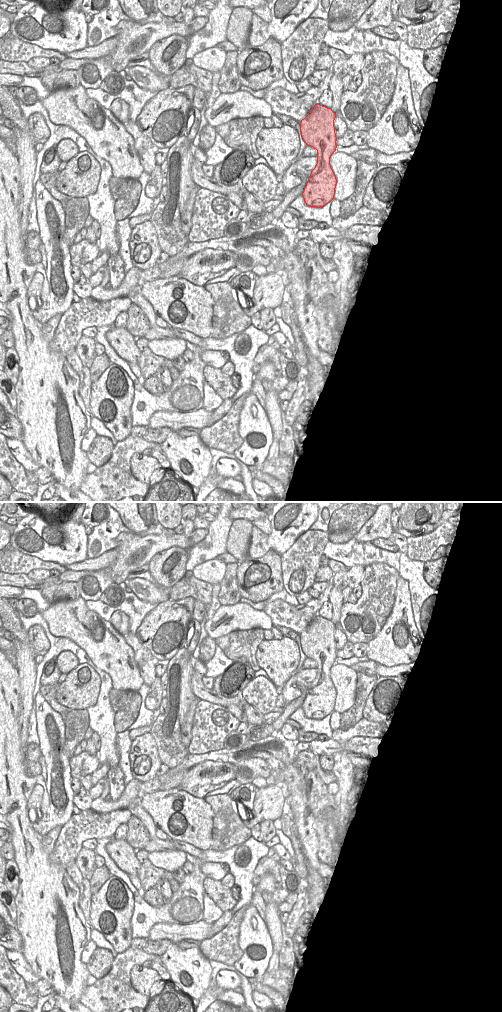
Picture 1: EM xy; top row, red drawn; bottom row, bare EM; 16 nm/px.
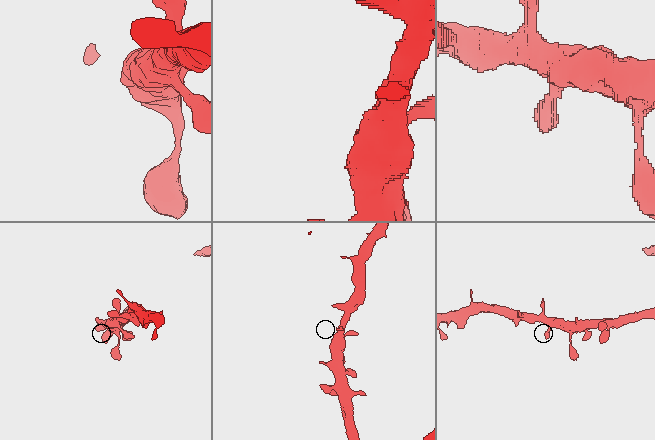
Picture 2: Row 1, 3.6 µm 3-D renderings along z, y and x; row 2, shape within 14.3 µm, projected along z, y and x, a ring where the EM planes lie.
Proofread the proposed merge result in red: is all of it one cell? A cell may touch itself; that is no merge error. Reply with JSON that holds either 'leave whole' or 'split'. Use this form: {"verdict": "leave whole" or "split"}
{"verdict": "leave whole"}

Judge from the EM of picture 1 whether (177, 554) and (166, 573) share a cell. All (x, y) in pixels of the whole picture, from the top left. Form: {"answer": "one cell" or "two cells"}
{"answer": "one cell"}

